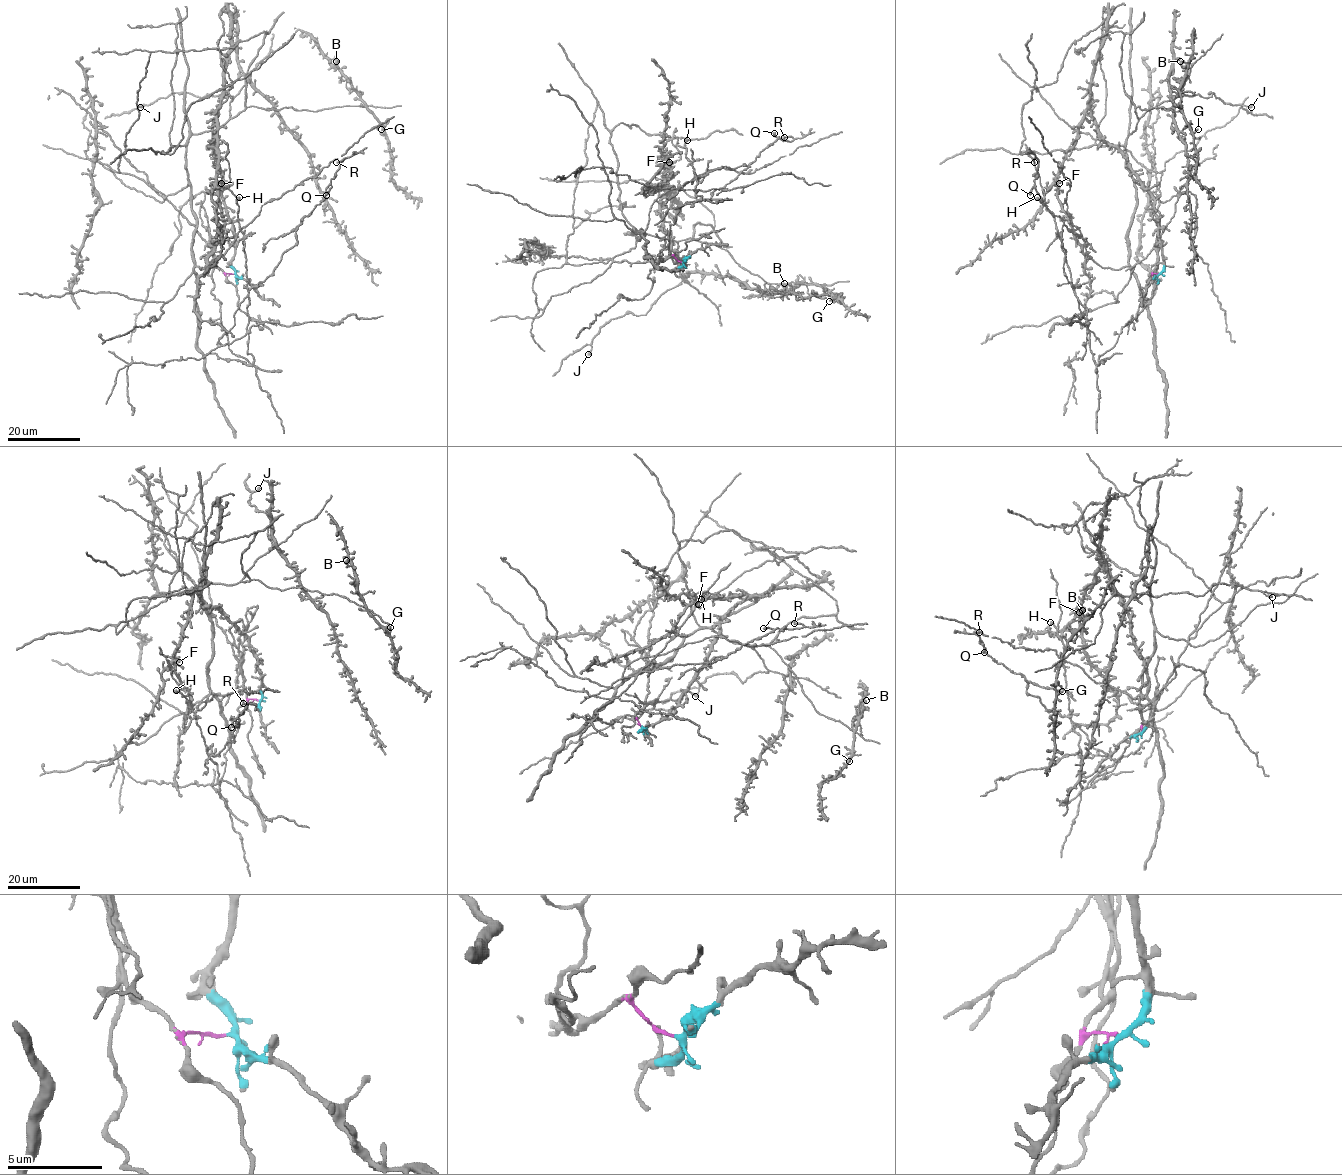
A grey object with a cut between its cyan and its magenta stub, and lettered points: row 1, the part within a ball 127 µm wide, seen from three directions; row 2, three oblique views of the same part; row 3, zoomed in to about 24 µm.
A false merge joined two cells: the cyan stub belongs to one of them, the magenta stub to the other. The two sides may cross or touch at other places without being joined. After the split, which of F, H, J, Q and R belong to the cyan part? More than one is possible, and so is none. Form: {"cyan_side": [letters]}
{"cyan_side": ["F", "J"]}

